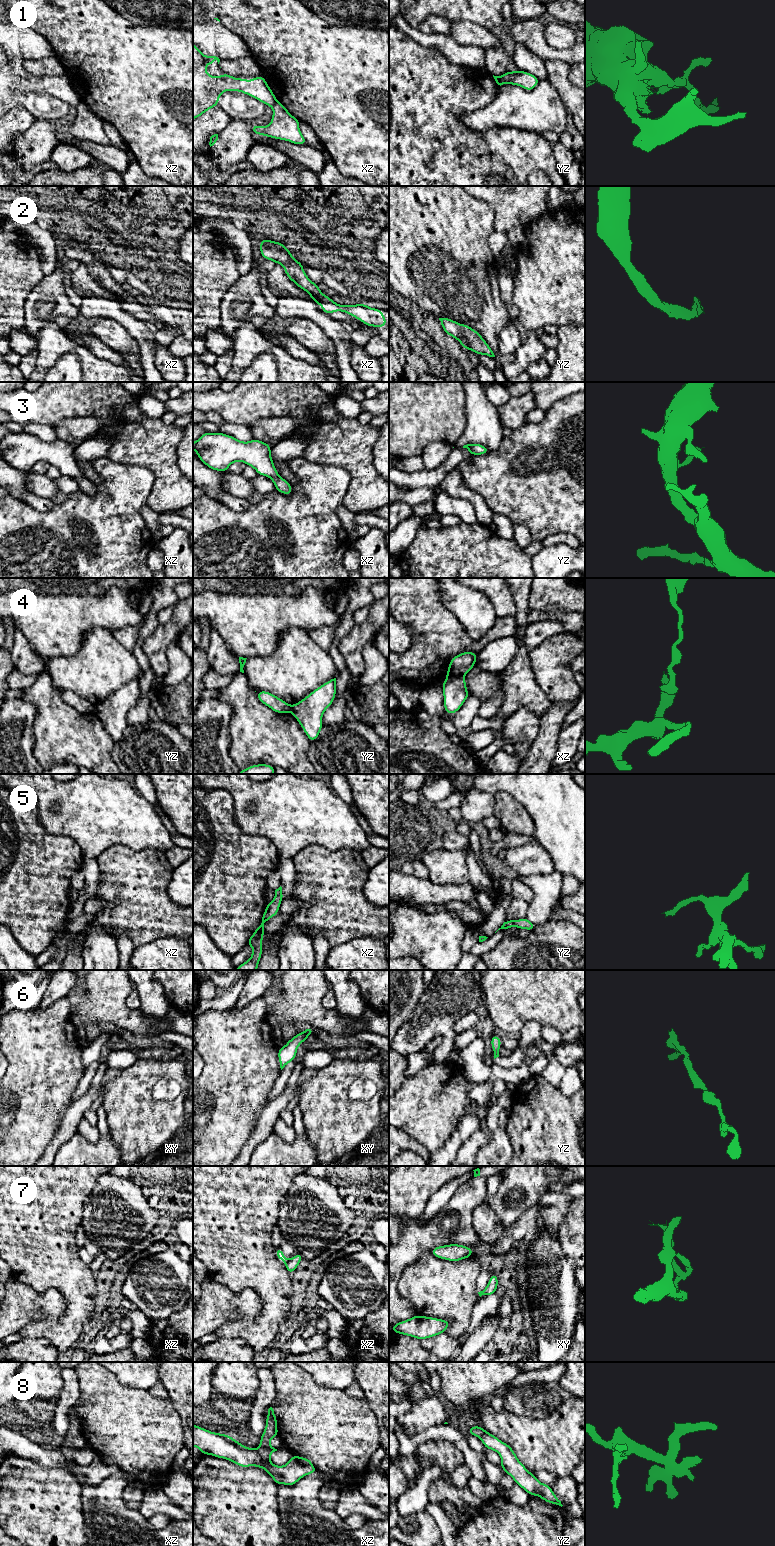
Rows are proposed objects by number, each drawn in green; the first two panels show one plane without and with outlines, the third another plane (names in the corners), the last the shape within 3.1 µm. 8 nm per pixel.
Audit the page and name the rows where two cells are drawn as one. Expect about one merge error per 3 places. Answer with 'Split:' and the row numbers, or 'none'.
Split: 1, 4, 7, 8

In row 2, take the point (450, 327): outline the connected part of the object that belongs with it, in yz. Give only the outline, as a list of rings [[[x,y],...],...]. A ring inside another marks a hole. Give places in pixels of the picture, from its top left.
[[[439,318],[439,320],[444,332],[457,339],[464,350],[470,349],[479,355],[495,357],[492,349],[483,337],[470,326],[465,324],[460,325],[458,322],[448,318]]]

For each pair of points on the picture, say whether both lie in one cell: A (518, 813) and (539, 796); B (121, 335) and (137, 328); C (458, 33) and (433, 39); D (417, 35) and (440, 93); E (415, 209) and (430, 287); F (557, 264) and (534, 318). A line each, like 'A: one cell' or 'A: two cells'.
A: two cells
B: two cells
C: two cells
D: two cells
E: one cell
F: one cell

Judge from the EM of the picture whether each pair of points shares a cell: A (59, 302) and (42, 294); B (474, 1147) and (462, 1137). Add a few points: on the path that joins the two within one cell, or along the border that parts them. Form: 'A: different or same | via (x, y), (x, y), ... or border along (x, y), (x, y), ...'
A: same | via (55, 299), (46, 298)
B: different | border along (479, 1128), (455, 1155)

